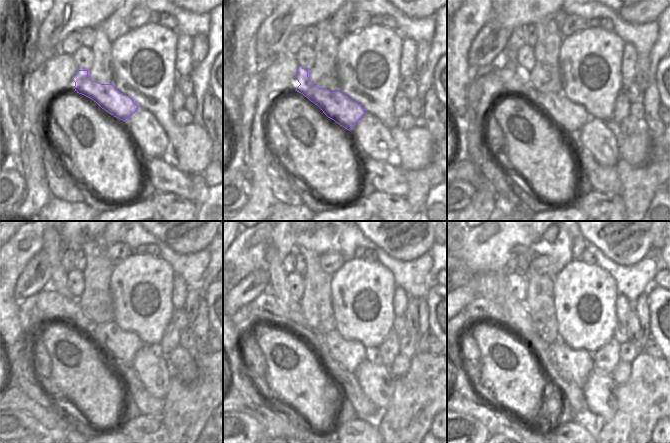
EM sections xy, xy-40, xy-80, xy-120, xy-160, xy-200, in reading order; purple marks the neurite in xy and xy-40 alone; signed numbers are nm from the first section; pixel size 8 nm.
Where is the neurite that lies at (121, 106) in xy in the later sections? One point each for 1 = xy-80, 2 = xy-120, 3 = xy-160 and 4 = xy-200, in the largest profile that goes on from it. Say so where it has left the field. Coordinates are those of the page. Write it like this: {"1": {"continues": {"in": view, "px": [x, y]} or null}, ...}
{"1": {"continues": {"in": "xy-80", "px": [570, 117]}}, "2": {"continues": {"in": "xy-120", "px": [122, 346]}}, "3": {"continues": {"in": "xy-160", "px": [348, 353]}}, "4": {"continues": {"in": "xy-200", "px": [577, 364]}}}

